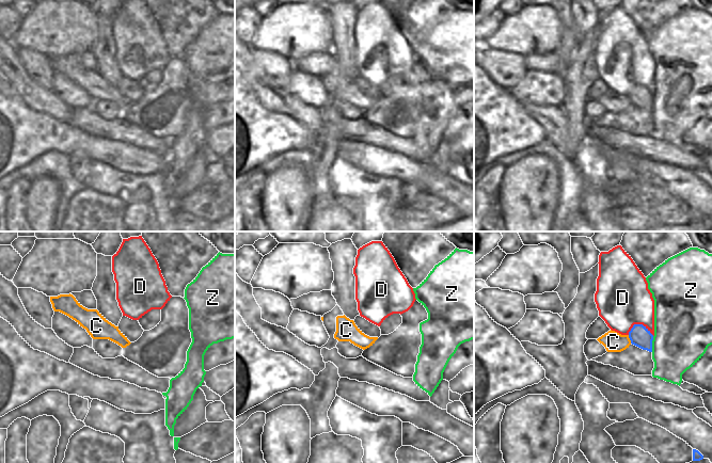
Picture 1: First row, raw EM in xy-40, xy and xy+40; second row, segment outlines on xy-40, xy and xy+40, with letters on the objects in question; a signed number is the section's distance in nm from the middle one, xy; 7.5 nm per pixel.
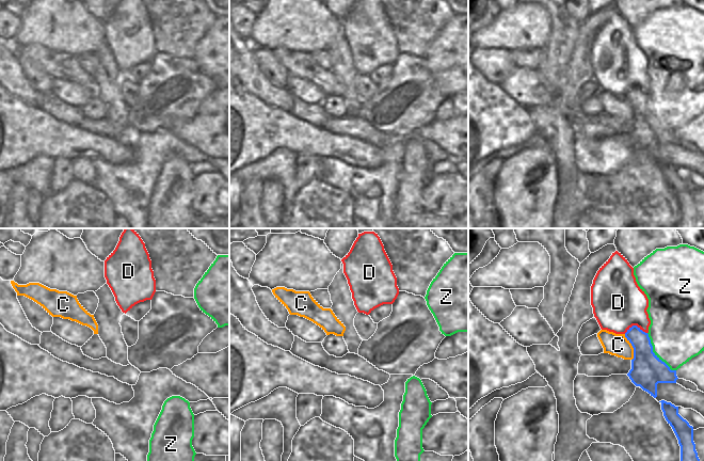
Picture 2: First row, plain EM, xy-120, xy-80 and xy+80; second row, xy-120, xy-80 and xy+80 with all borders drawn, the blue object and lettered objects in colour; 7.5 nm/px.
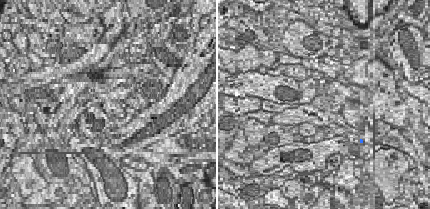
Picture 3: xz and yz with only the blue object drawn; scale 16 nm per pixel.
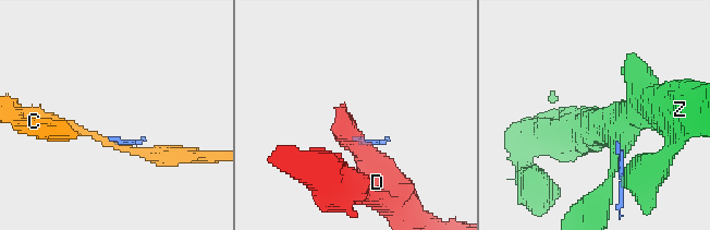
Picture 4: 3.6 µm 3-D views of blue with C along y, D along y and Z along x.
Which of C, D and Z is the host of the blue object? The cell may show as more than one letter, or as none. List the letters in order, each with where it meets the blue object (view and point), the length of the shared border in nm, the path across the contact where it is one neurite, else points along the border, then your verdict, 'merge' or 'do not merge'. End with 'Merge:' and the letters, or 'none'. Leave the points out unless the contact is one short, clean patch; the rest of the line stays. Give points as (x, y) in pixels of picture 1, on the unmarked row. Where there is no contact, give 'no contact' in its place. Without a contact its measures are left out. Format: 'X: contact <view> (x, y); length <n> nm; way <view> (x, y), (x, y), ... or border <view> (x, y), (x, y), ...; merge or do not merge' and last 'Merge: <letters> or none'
C: contact xy+40 (630, 100); length 70 nm; border xy+40 (628, 96), (631, 104); do not merge
D: contact xy+40 (641, 85); length 200 nm; border xy+40 (628, 93), (634, 85), (643, 85), (653, 96); do not merge
Z: contact xy+40 (651, 105); length 120 nm; border xy+40 (653, 97), (651, 112); do not merge
Merge: none

